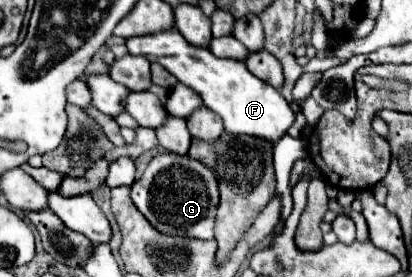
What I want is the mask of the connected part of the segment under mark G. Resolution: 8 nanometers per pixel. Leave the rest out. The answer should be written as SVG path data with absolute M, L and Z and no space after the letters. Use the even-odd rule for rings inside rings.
M157 154L143 176L133 182L131 198L137 210L147 218L157 232L167 236L189 236L197 240L213 240L215 212L219 204L217 178L211 168L181 154Z

